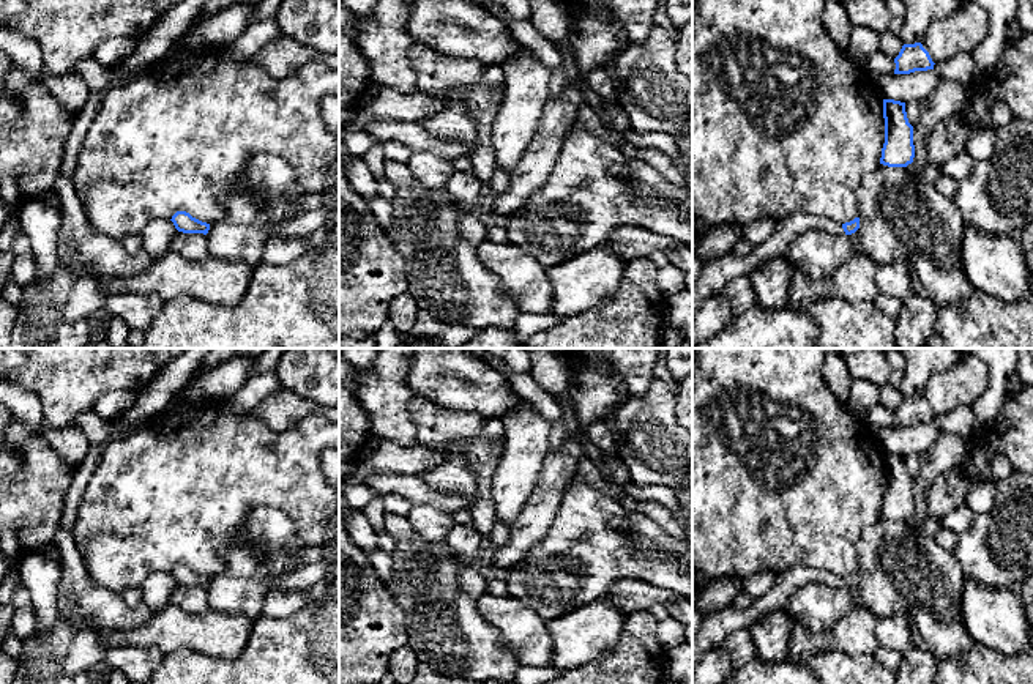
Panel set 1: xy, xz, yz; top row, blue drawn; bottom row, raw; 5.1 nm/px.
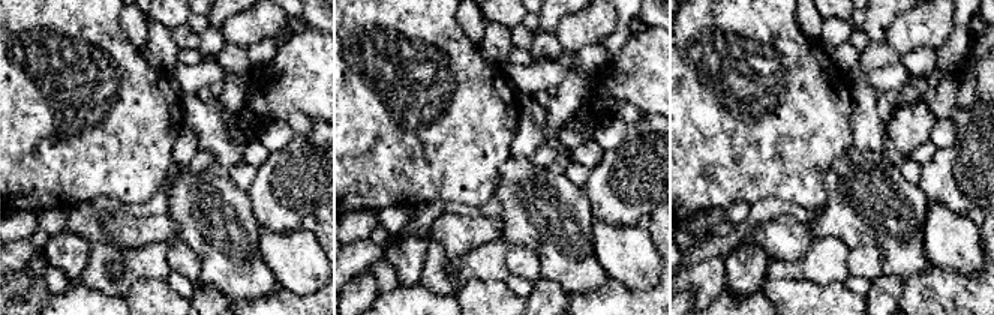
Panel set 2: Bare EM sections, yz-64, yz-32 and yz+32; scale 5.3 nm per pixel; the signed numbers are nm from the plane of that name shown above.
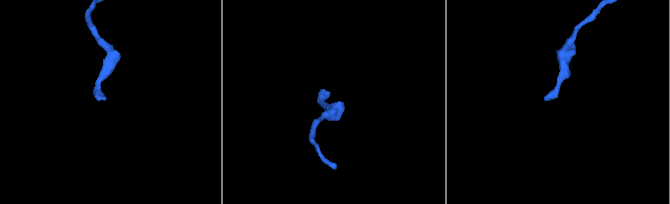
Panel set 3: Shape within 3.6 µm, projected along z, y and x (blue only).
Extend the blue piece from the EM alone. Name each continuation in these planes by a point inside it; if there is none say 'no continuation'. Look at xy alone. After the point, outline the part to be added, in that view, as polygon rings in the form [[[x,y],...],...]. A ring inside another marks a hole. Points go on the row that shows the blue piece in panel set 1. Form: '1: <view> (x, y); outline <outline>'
no continuation

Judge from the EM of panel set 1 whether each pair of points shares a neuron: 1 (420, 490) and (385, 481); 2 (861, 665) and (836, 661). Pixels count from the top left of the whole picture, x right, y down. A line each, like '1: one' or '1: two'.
1: one
2: one

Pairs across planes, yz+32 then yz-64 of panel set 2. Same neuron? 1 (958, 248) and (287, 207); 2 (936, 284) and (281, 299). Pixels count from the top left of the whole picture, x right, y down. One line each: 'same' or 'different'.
1: different
2: same

